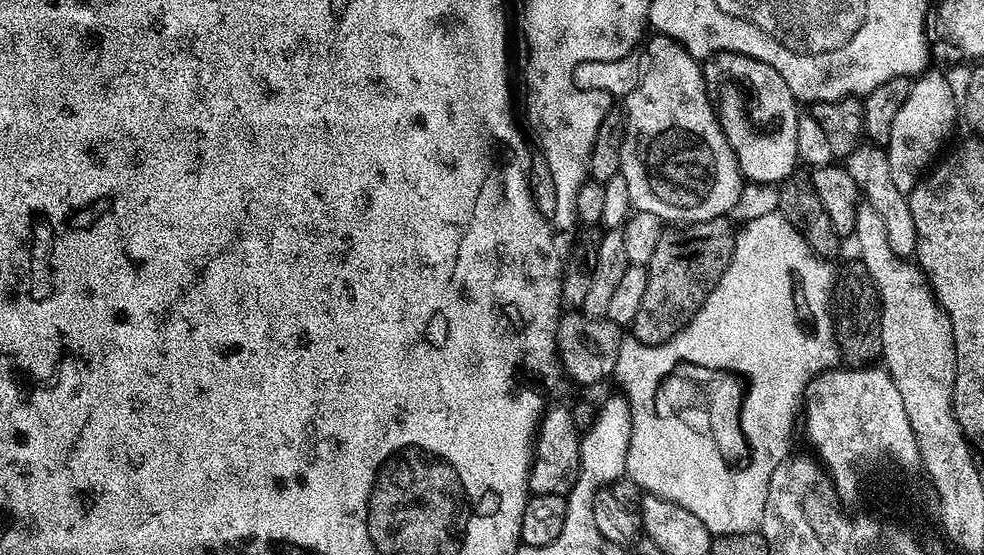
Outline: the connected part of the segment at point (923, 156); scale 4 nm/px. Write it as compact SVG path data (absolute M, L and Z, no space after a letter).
M934 68L921 73L912 83L910 96L898 110L898 115L894 118L894 125L891 136L886 145L888 161L890 162L890 178L893 179L894 186L899 191L908 195L916 188L923 179L925 172L933 165L934 156L937 154L944 140L949 136L954 122L958 120L958 105L952 96L952 91L943 71L936 71Z

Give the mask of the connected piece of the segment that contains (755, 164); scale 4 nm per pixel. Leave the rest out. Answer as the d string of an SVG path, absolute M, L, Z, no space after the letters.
M717 52L703 61L702 67L708 96L712 99L716 117L726 134L726 142L730 142L734 150L741 177L754 184L783 185L793 175L791 172L795 170L796 164L801 163L798 154L798 118L802 112L796 109L798 101L790 86L786 86L786 78L782 78L774 66L766 66L766 62L758 62L737 52Z

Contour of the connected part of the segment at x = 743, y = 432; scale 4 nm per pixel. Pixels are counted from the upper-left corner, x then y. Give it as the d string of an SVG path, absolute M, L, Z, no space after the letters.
M778 210L774 214L765 214L763 218L754 218L754 222L743 225L737 231L736 245L730 266L722 274L722 278L714 286L714 290L708 295L704 305L697 310L695 318L689 322L684 331L667 340L665 344L643 344L638 342L635 336L628 334L623 337L621 349L618 352L614 376L615 379L618 378L624 383L622 390L628 398L628 405L632 411L630 450L626 454L627 479L633 480L640 489L651 495L660 496L663 500L670 500L686 510L690 510L690 514L694 514L694 518L698 518L698 522L702 522L702 526L706 526L706 530L712 533L713 537L759 529L760 519L766 506L766 481L770 478L770 474L774 474L774 470L779 464L789 459L788 443L792 440L792 426L795 422L797 425L798 413L804 403L804 392L819 372L827 372L828 369L837 367L840 360L839 348L822 346L822 344L836 342L834 329L812 330L816 326L816 322L808 320L808 314L804 310L800 310L800 306L798 306L798 292L794 292L794 288L792 288L794 264L796 264L796 272L804 274L804 280L810 282L810 294L814 300L816 314L824 314L822 310L826 310L826 314L832 314L830 305L834 287L833 265L816 256L798 229L786 219L783 212Z

